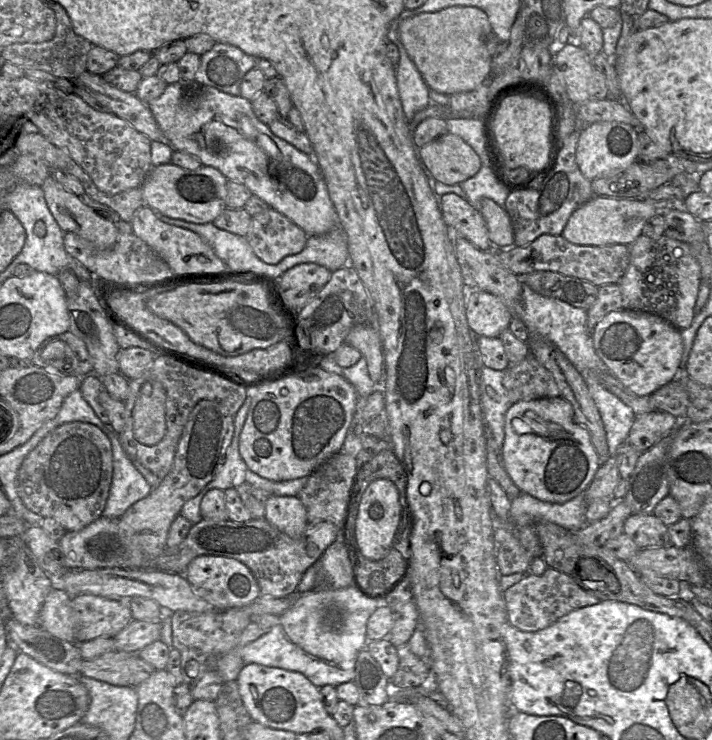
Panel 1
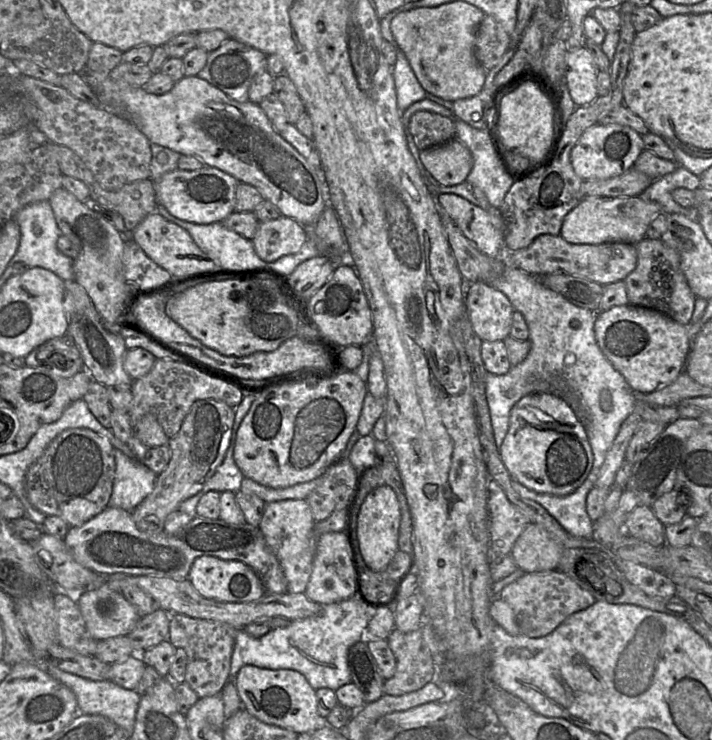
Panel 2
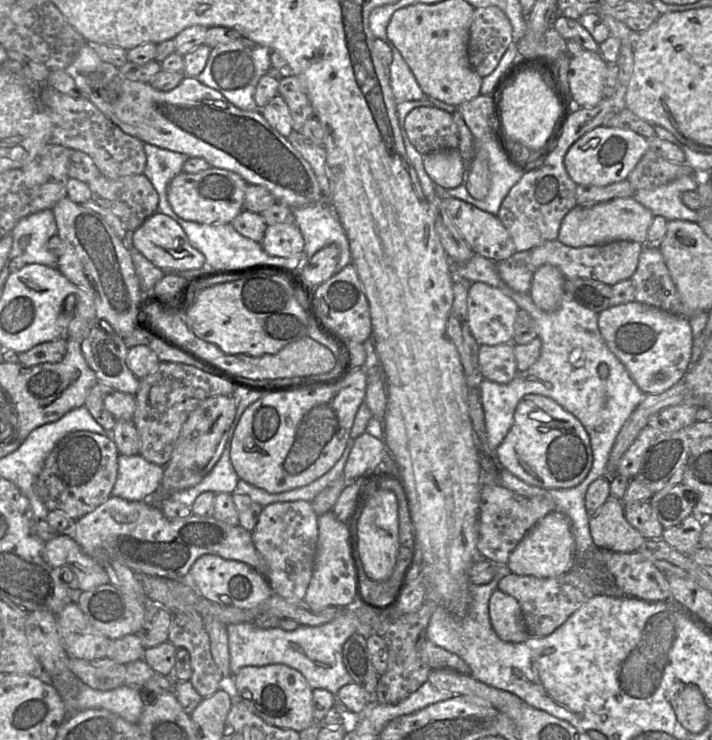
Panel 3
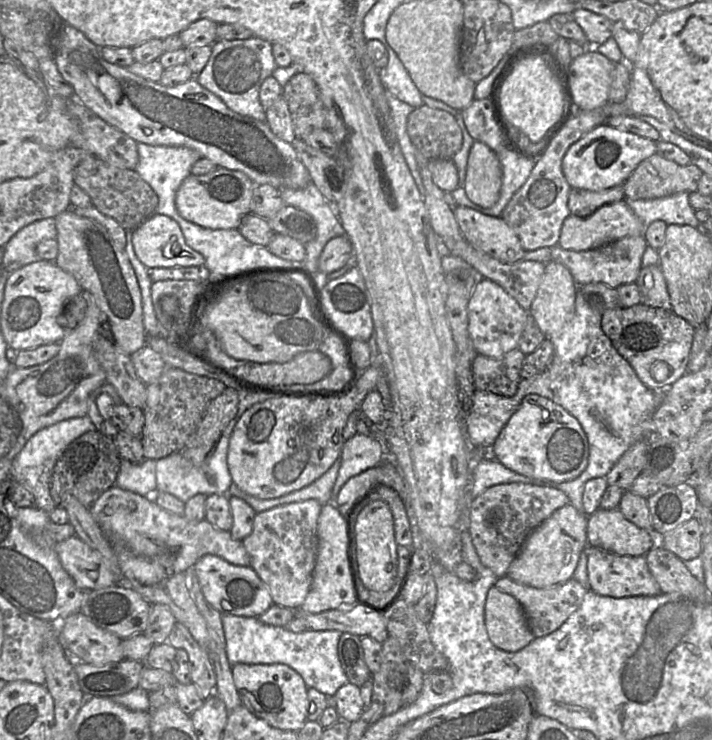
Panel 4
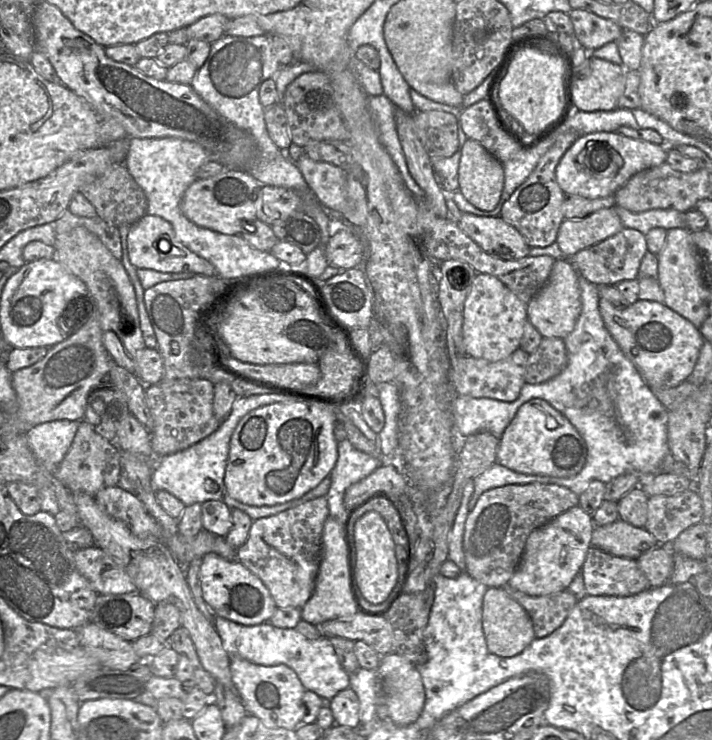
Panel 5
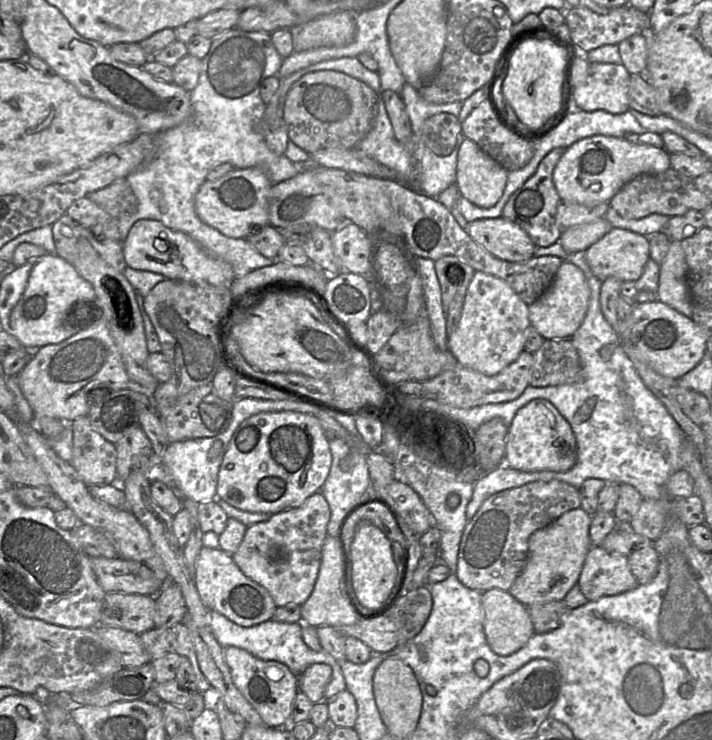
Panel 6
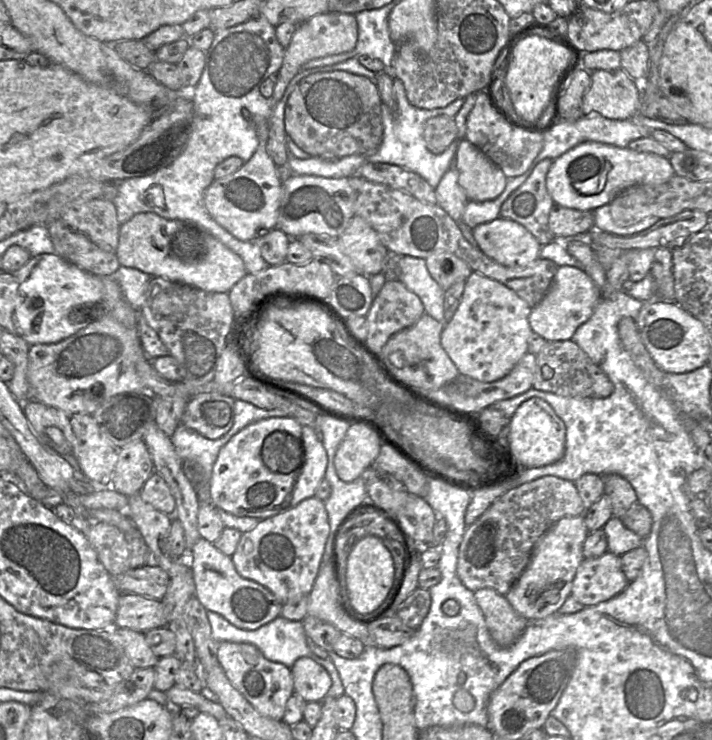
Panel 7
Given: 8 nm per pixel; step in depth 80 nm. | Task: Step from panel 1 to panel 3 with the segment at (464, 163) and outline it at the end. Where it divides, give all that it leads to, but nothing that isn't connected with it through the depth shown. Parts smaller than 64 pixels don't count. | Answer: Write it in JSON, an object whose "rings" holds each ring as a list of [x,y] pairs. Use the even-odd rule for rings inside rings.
{"rings":[[[457,149],[431,152],[423,155],[424,168],[434,184],[444,189],[462,184],[464,163]]]}

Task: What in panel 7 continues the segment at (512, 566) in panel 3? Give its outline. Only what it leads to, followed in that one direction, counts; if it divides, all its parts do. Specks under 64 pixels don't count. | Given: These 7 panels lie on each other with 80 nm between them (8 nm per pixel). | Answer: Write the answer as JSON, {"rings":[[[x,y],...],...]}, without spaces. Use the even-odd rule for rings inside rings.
{"rings":[[[583,516],[563,517],[535,543],[530,561],[505,595],[513,609],[528,621],[538,621],[553,614],[571,595],[572,582],[583,557],[583,544],[589,531]]]}

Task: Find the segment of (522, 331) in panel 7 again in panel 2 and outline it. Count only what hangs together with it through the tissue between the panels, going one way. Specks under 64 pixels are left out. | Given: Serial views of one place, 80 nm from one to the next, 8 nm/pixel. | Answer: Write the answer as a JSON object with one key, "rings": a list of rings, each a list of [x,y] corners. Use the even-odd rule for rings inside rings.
{"rings":[[[474,282],[469,286],[465,305],[472,327],[482,341],[505,340],[510,335],[515,309],[503,292],[488,283]]]}

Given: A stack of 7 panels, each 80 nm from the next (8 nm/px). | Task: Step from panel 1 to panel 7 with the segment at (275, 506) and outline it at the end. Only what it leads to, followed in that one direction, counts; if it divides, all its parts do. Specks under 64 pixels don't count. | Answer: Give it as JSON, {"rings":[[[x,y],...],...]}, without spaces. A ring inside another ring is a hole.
{"rings":[[[312,496],[242,533],[231,558],[242,577],[261,584],[285,604],[311,592],[328,535],[329,520],[324,501]]]}

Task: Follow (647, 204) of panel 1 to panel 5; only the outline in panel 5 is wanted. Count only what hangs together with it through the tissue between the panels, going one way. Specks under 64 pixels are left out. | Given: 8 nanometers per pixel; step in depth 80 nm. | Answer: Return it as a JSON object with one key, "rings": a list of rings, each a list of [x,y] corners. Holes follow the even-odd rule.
{"rings":[[[614,207],[603,208],[579,219],[564,219],[556,243],[565,256],[591,247],[623,229]]]}

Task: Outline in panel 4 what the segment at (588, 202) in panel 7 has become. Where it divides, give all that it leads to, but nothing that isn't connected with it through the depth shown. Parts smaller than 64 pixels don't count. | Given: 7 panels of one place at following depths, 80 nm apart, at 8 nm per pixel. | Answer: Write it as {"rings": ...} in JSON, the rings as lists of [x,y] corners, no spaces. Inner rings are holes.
{"rings":[[[603,123],[591,129],[568,148],[561,168],[571,188],[600,191],[623,185],[638,164],[655,153],[656,142]]]}

